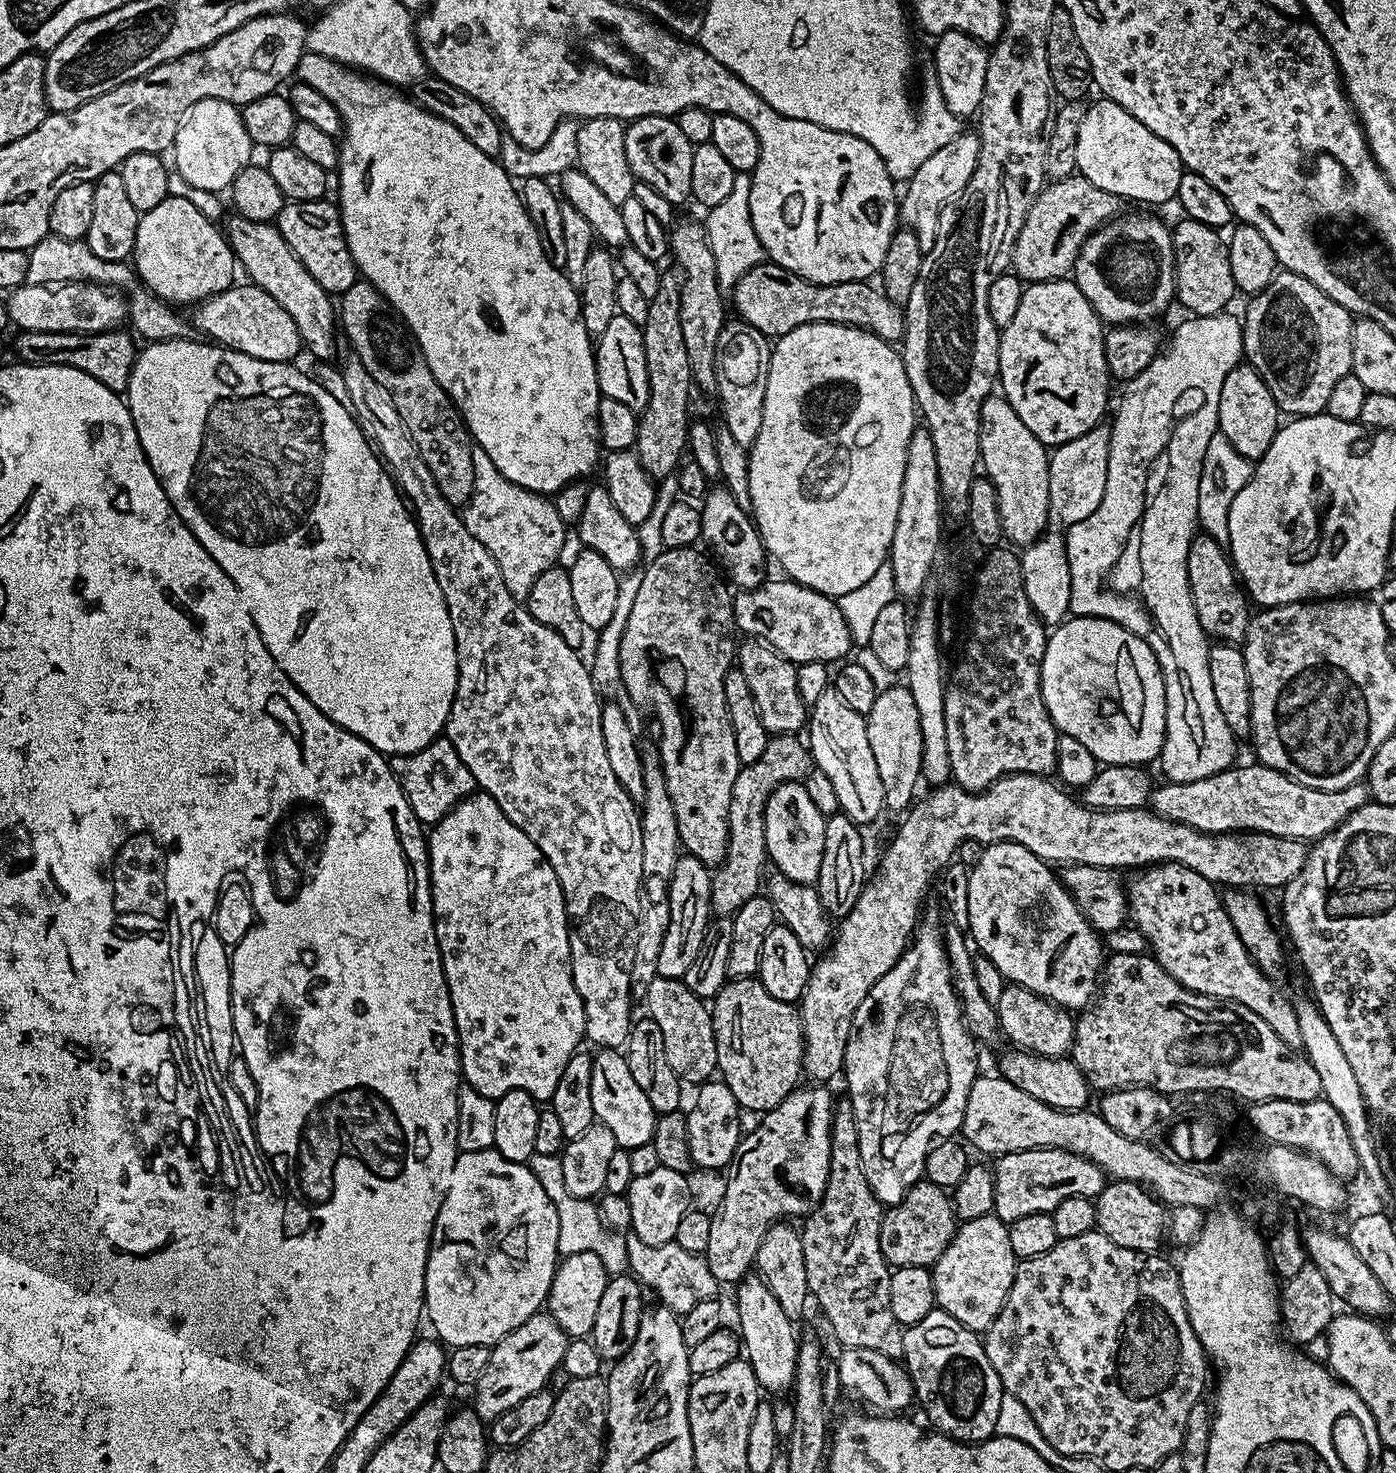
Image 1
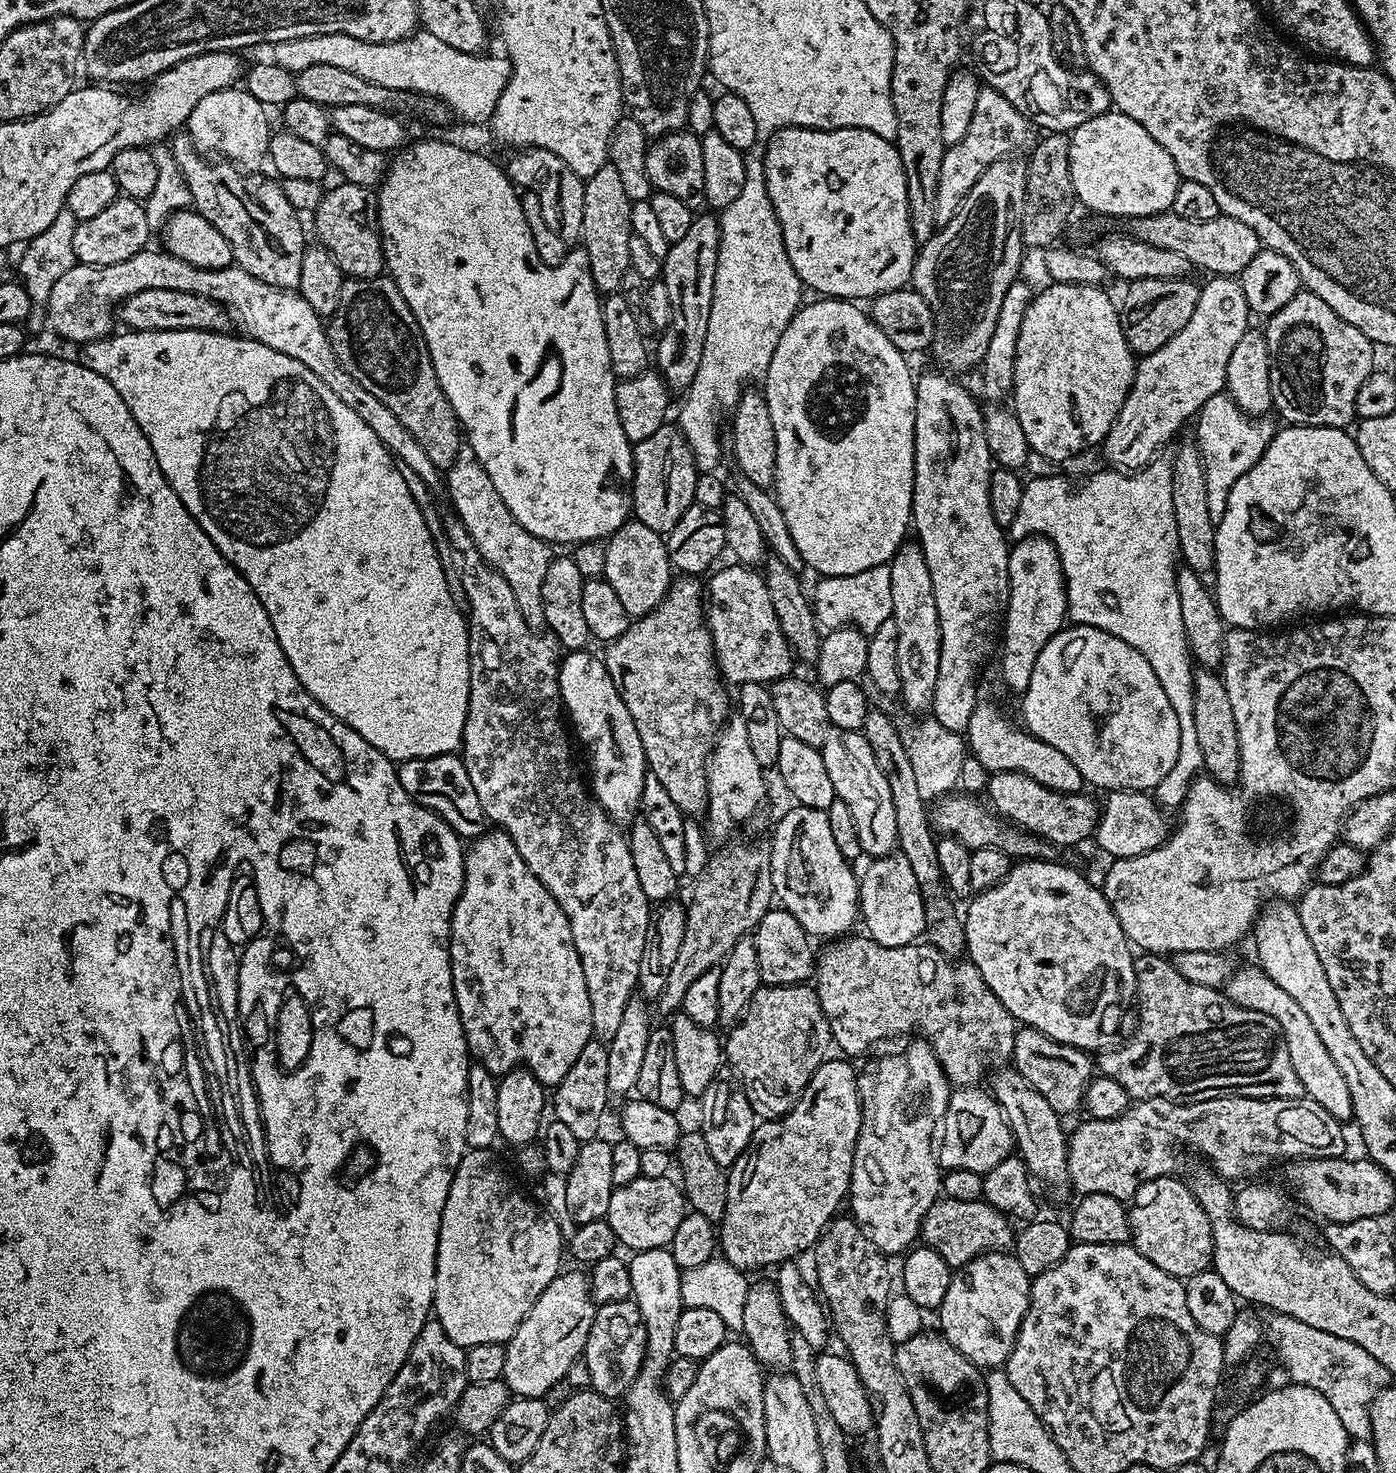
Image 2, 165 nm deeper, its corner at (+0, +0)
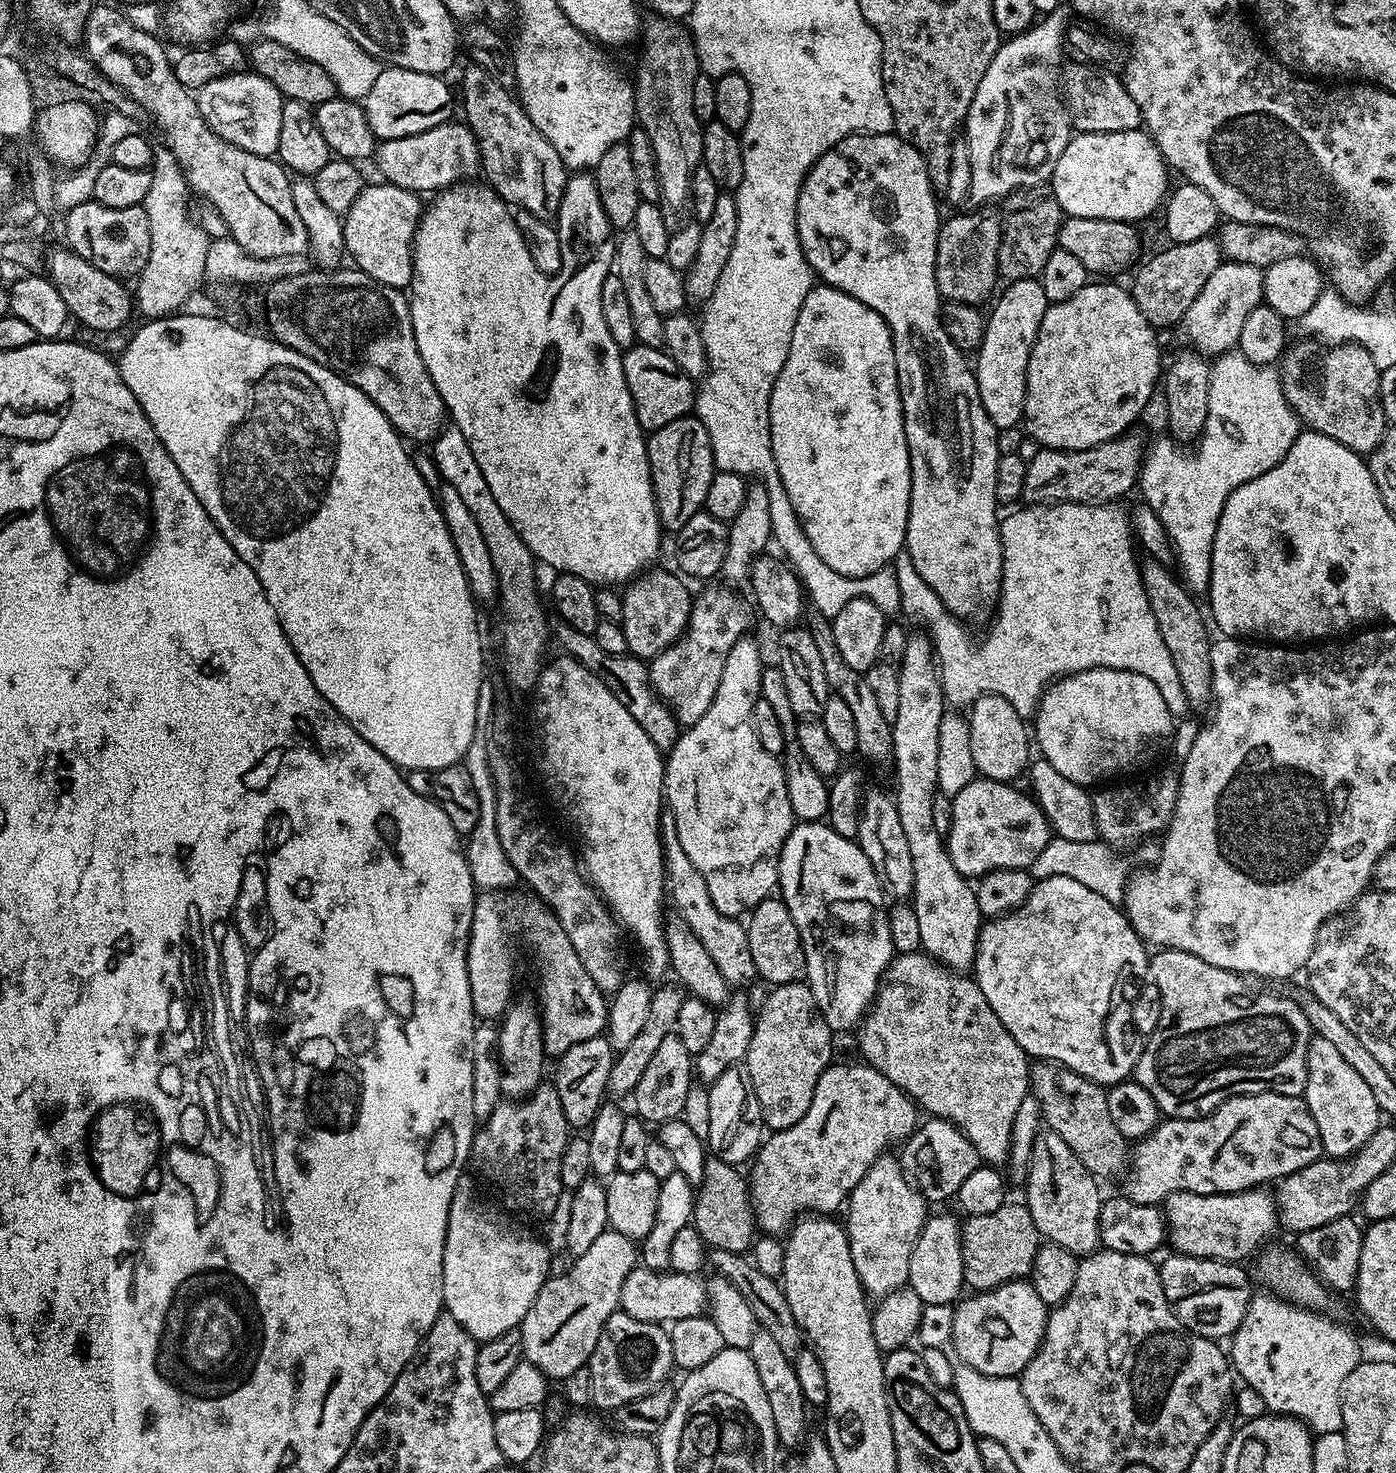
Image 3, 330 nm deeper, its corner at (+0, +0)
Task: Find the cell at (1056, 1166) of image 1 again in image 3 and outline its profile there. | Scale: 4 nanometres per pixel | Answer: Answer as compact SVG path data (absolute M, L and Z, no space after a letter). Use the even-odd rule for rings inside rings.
M1263 1092L1257 1096L1232 1096L1208 1116L1199 1116L1193 1120L1161 1119L1156 1129L1131 1149L1126 1195L1136 1204L1160 1206L1175 1192L1193 1192L1203 1196L1245 1192L1248 1188L1268 1186L1271 1180L1279 1182L1310 1166L1321 1159L1323 1150L1318 1122L1314 1122L1301 1097L1273 1092Z

